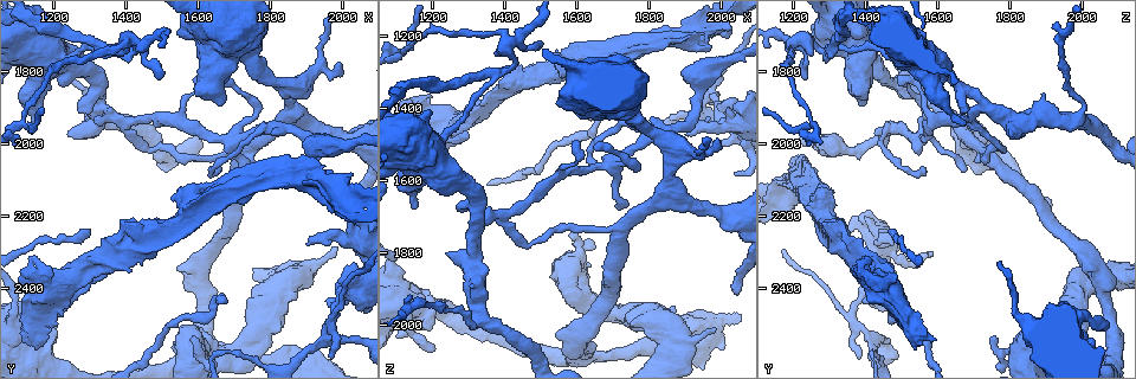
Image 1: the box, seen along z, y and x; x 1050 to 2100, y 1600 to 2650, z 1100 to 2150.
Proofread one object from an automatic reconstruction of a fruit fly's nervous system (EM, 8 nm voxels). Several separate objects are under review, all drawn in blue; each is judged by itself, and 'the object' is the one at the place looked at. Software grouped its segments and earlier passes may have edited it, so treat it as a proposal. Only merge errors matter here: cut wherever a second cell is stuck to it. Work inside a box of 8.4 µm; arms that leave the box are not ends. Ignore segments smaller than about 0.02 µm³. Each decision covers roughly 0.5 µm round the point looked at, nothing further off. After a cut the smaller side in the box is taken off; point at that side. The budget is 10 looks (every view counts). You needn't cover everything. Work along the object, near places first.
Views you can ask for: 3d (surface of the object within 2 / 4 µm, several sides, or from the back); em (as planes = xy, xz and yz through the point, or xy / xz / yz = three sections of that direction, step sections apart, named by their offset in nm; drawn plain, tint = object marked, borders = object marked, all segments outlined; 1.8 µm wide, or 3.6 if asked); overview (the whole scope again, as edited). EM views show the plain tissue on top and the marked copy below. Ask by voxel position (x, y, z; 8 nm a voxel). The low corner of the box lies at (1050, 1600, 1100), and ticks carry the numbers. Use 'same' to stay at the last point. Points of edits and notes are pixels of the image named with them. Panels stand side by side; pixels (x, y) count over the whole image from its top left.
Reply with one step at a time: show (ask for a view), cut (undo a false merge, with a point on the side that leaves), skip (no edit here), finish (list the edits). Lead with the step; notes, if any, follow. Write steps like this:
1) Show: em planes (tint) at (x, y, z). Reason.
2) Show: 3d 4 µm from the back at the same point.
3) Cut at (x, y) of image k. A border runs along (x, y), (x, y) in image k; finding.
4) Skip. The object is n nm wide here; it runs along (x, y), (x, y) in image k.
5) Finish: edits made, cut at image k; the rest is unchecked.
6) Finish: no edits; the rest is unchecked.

Show: em planes (tint) at (1130, 2525, 1540).

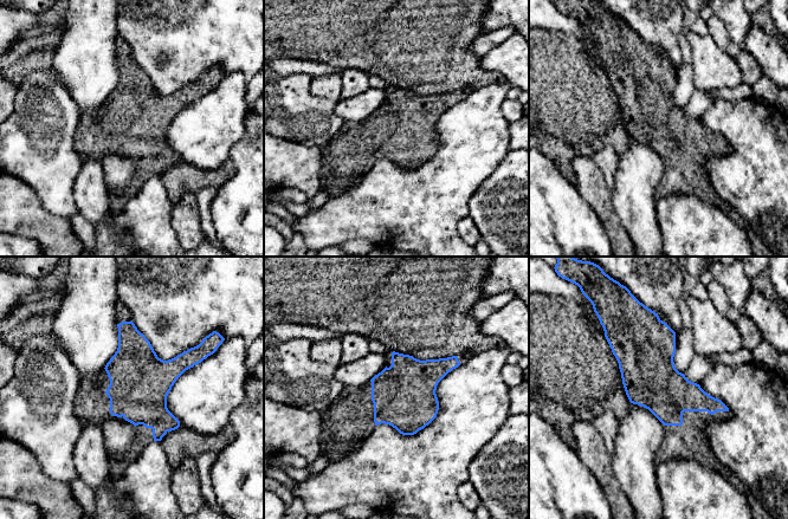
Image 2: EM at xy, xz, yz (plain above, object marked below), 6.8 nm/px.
Skip. All the same cell.

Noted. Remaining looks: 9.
Show: em xz step 8 (tint) at (1320, 1930, 1980). Sharp bend.

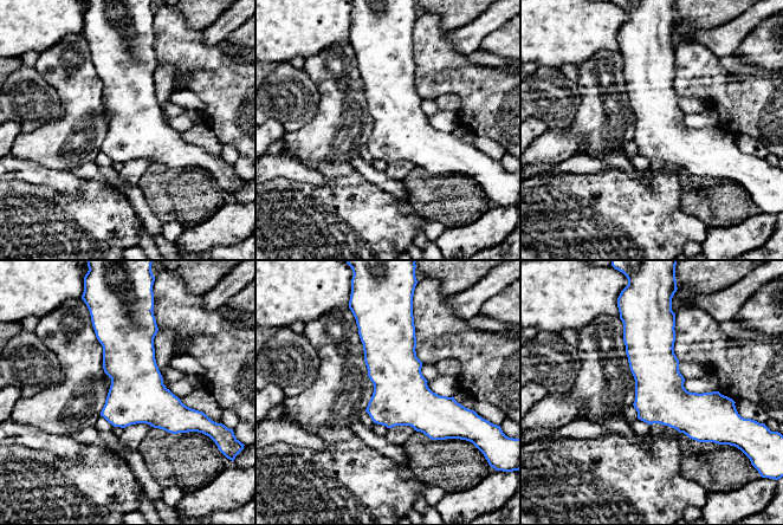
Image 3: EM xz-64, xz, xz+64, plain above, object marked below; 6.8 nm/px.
Skip. It runs along (644, 323), (659, 387), (705, 439) in image 3; continuous, no second cell.

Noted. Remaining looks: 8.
Show: 3d 4 µm at (1335, 1900, 1725).

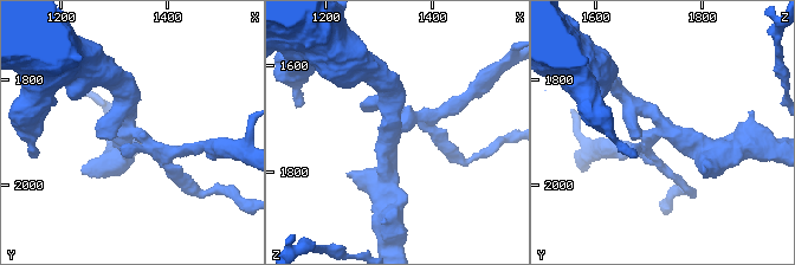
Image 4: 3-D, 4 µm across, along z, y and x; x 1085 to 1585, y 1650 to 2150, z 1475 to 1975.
Show: em planes (tint) at (1330, 1895, 1720). Now the EM.

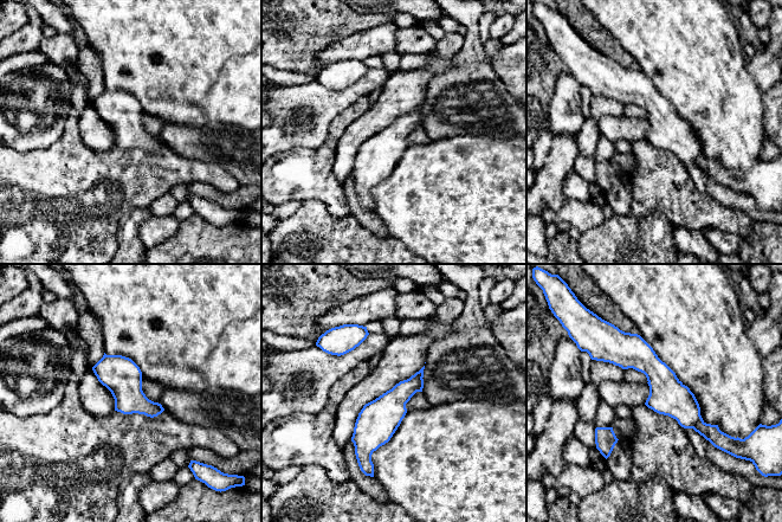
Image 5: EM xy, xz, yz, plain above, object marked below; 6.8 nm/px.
Skip. It runs along (622, 336), (713, 440) in image 5; all the same cell.

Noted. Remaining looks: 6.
Show: em planes (tint) at (1980, 2465, 1330). Two arms in line, one across.

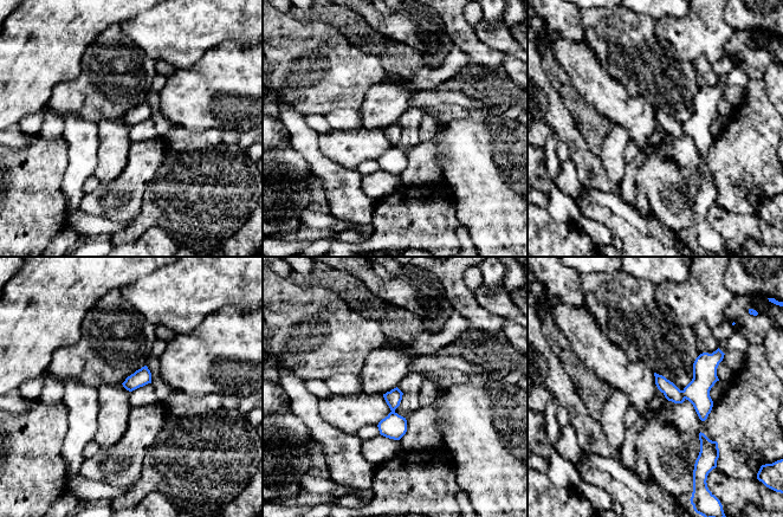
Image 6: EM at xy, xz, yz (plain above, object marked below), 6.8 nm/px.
Cut at (672, 393) of image 6. The object is 110 nm wide here; two cells meet here.

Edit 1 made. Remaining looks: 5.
Finish: edits made, cut at image 6; the rest is unchecked.

